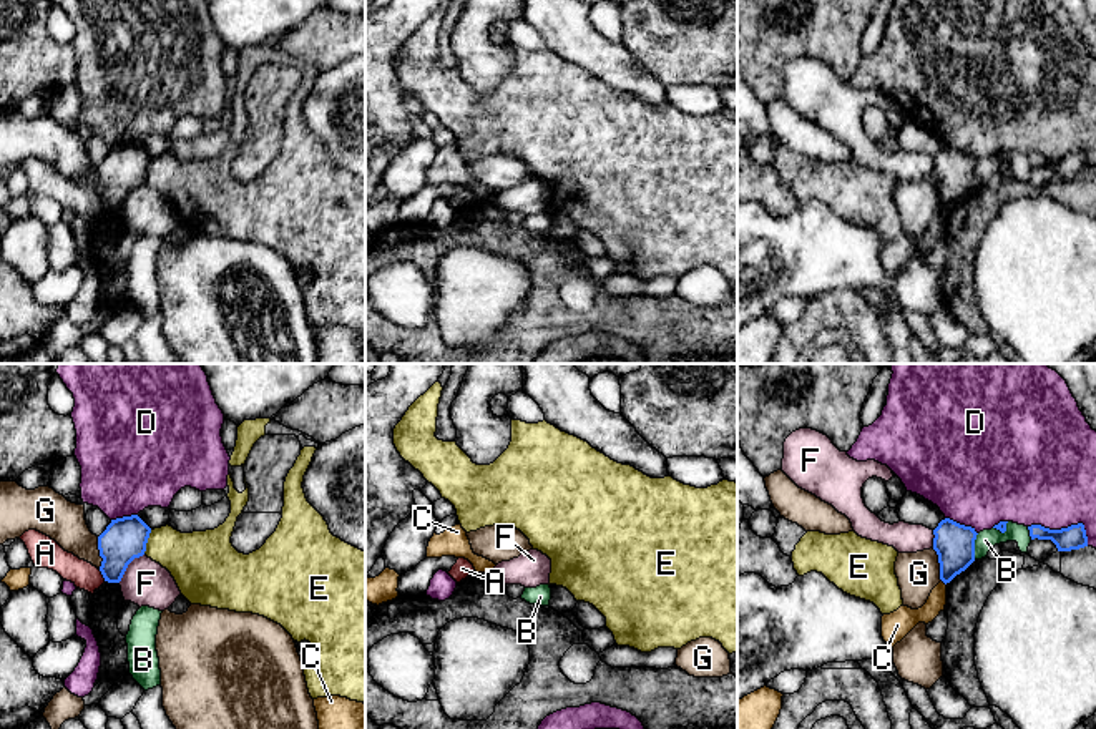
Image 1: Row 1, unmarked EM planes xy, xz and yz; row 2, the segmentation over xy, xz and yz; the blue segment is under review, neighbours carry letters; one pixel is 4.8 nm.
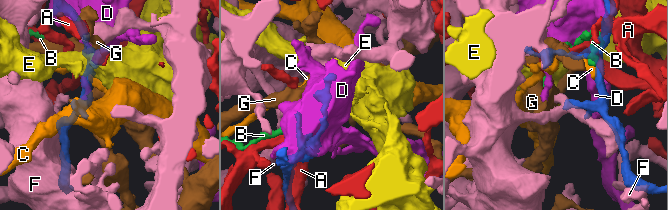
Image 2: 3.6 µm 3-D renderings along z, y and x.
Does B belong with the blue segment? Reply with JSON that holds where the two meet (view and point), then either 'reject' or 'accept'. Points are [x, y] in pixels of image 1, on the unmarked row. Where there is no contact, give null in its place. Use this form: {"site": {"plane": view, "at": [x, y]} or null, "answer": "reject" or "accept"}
{"site": {"plane": "yz", "at": [973, 175]}, "answer": "reject"}

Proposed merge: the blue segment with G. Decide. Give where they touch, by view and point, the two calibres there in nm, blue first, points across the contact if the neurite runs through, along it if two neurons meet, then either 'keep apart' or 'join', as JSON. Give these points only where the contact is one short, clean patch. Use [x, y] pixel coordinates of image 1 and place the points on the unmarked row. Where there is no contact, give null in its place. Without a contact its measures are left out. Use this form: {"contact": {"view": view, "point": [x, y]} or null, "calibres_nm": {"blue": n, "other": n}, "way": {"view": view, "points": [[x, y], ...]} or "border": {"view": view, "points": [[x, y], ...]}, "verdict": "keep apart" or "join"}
{"contact": {"view": "xy", "point": [100, 181]}, "calibres_nm": {"blue": 220, "other": 200}, "border": {"view": "xy", "points": [[97, 165], [102, 186], [100, 196]]}, "verdict": "keep apart"}

